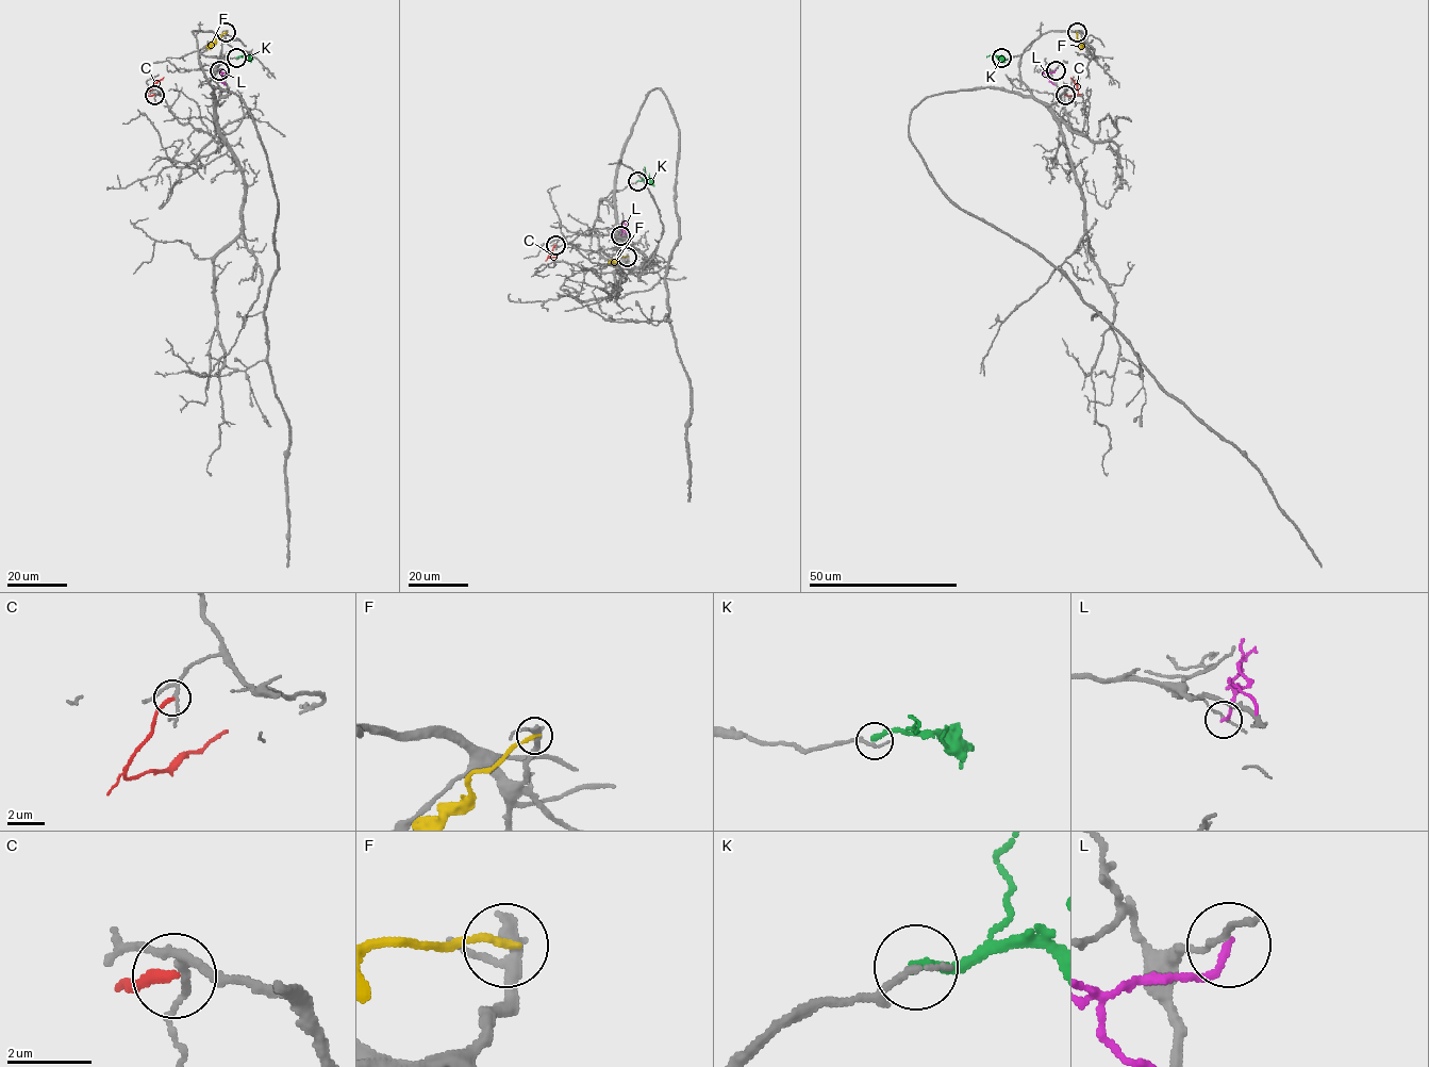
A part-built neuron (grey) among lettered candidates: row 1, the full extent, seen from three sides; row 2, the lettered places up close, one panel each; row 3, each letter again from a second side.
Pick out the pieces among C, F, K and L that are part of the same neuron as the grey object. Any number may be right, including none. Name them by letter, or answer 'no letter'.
no letter

